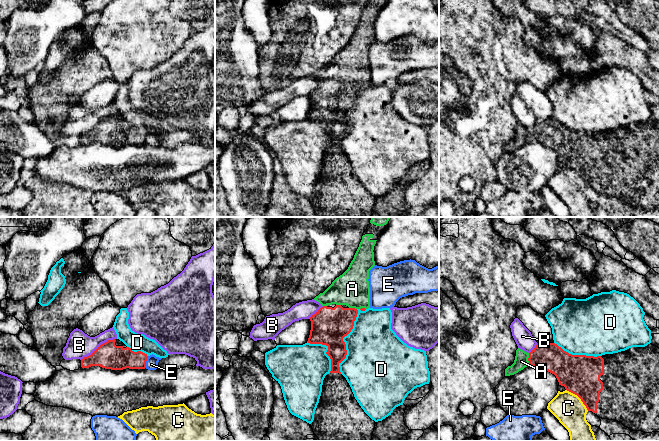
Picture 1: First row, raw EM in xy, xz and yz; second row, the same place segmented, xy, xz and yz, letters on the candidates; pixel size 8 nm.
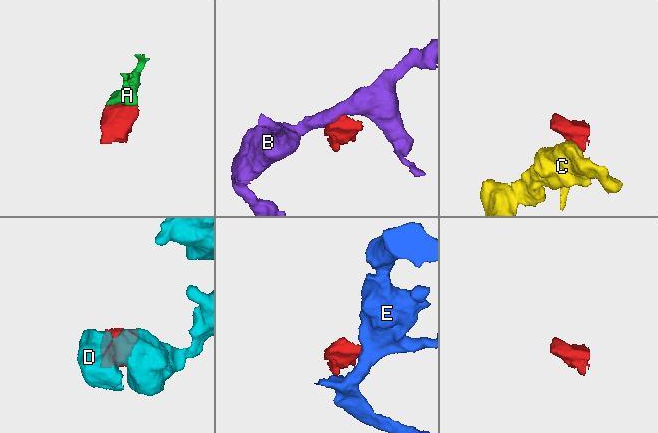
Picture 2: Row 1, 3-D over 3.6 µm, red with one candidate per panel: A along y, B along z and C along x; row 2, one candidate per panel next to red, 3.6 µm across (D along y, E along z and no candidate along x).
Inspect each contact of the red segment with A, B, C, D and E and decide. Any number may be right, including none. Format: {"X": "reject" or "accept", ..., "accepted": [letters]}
{"A": "accept", "B": "reject", "C": "reject", "D": "reject", "E": "reject", "accepted": ["A"]}

